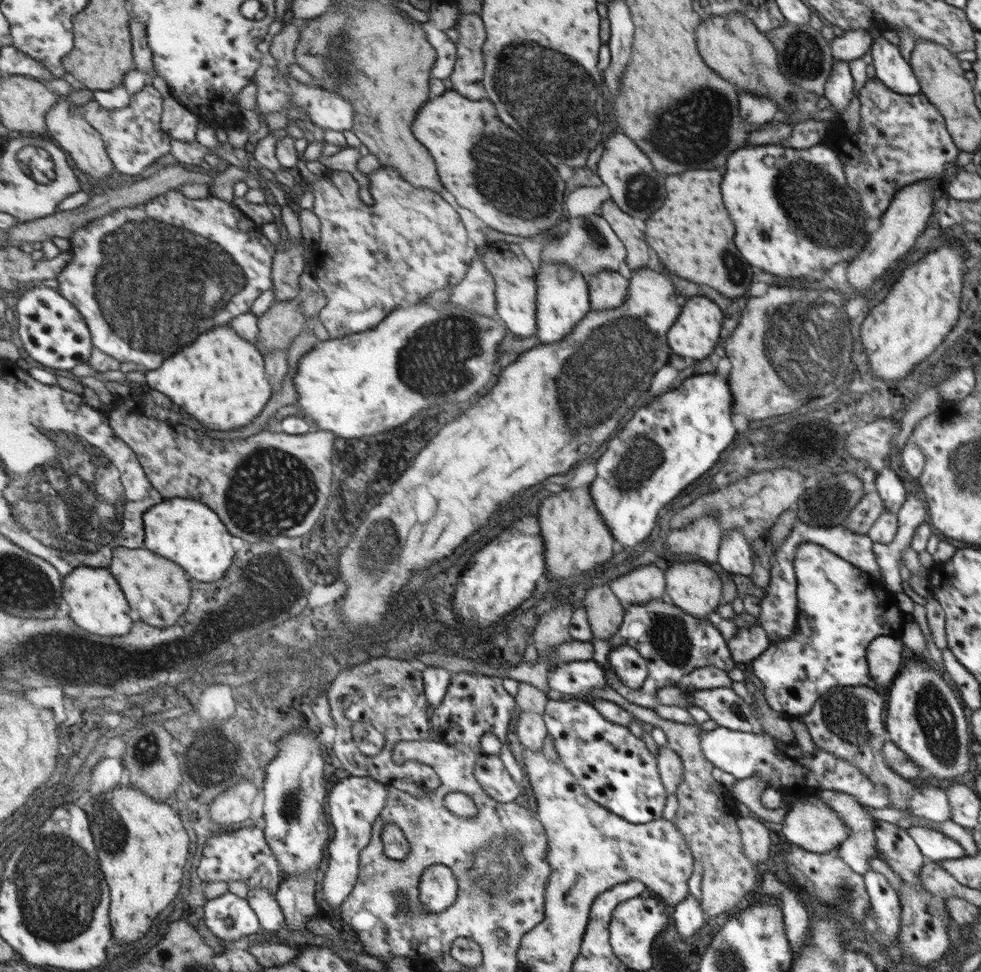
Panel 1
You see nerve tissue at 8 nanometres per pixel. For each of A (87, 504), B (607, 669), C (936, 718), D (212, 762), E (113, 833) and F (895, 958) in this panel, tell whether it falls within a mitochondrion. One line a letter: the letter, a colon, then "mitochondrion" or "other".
A: mitochondrion
B: other
C: mitochondrion
D: mitochondrion
E: mitochondrion
F: other

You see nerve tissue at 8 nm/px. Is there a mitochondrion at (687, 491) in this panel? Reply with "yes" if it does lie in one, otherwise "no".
no

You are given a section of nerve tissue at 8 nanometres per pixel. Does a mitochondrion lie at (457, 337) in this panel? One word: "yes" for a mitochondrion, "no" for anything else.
yes

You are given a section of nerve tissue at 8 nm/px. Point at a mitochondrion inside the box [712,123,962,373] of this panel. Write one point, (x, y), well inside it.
(808, 193)

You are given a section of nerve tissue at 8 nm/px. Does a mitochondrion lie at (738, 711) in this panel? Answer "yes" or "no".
no

